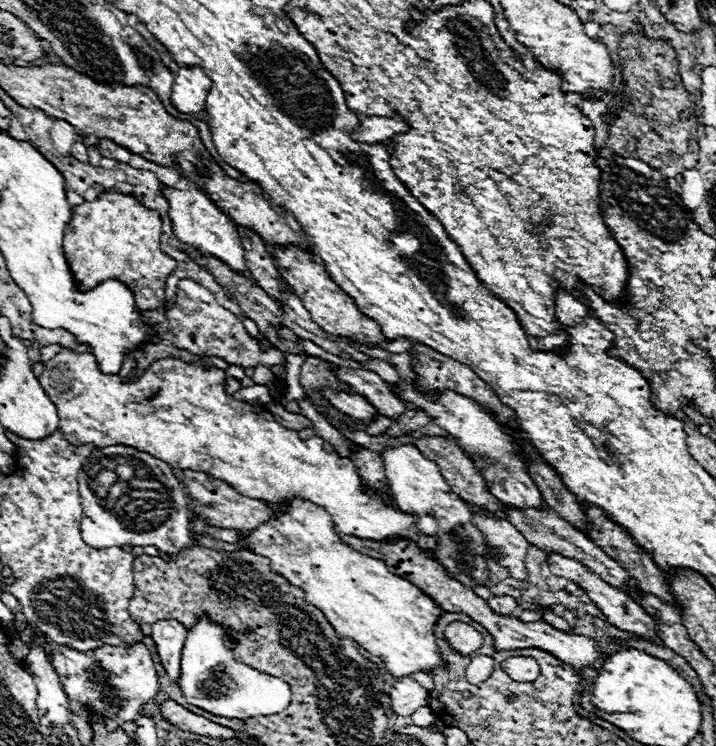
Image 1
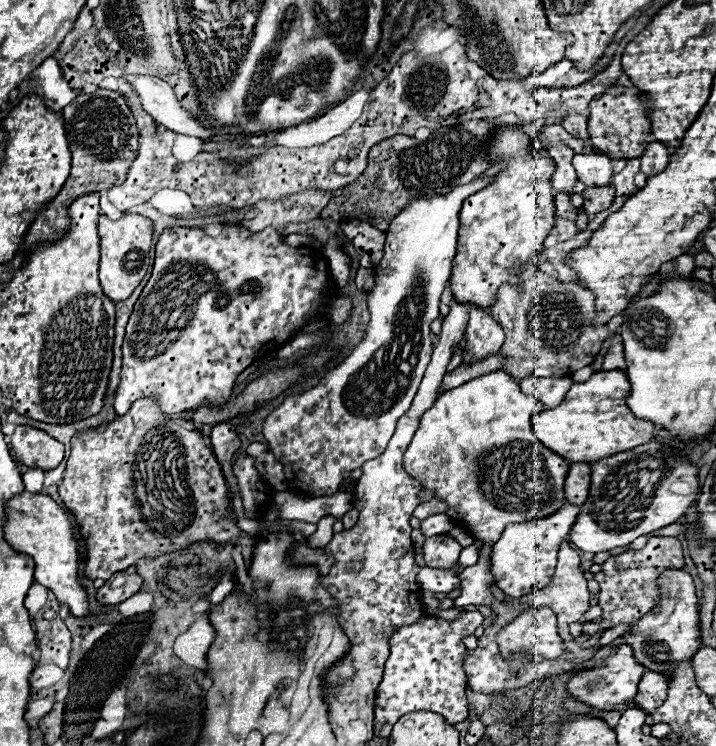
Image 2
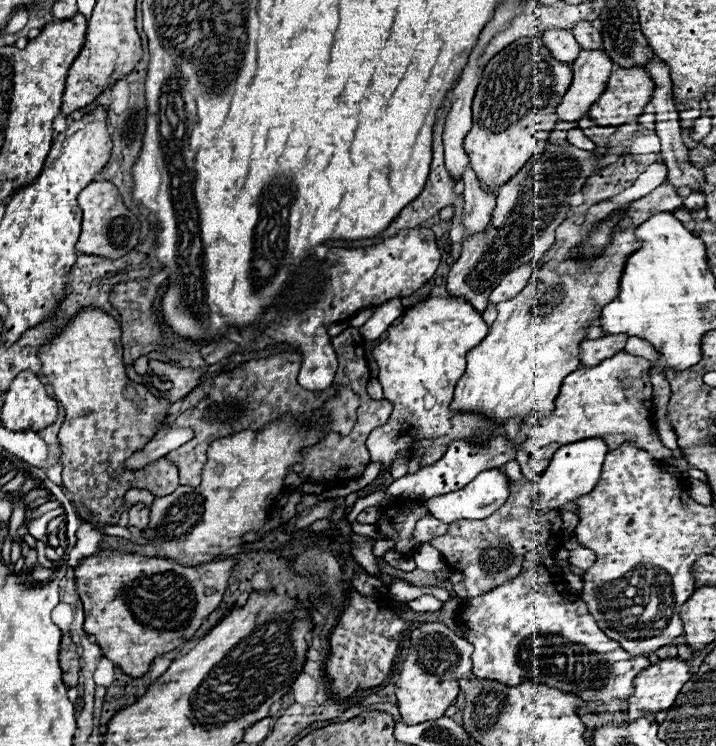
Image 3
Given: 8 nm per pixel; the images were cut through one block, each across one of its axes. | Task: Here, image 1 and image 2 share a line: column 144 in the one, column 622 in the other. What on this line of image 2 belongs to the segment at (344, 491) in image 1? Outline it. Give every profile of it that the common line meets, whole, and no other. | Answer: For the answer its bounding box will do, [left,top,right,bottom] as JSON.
[532,370,654,464]

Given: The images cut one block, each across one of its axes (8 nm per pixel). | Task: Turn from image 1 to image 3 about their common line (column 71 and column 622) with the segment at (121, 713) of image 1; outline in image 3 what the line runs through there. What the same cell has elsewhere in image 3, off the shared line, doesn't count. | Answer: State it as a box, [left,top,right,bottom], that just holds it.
[456,552,650,704]

